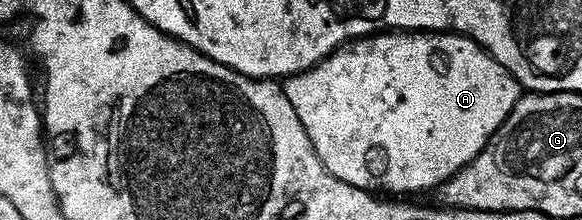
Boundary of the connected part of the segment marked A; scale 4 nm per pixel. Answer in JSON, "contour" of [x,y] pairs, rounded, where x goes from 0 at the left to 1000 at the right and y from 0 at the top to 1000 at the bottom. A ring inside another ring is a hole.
{"contour":[[[656,141],[637,150],[632,168],[615,168],[613,182],[588,205],[565,259],[557,259],[550,286],[538,295],[524,332],[510,332],[503,350],[491,350],[486,400],[500,486],[507,486],[507,523],[514,523],[514,559],[527,595],[527,632],[534,632],[538,677],[548,705],[555,759],[576,795],[576,814],[589,814],[589,832],[603,832],[619,859],[655,868],[663,859],[668,886],[703,886],[722,859],[749,864],[787,786],[804,732],[813,732],[816,705],[833,673],[838,641],[847,636],[851,595],[878,523],[885,468],[899,432],[899,409],[871,323],[826,205],[814,195],[809,168],[797,168],[794,150],[777,141]]]}

